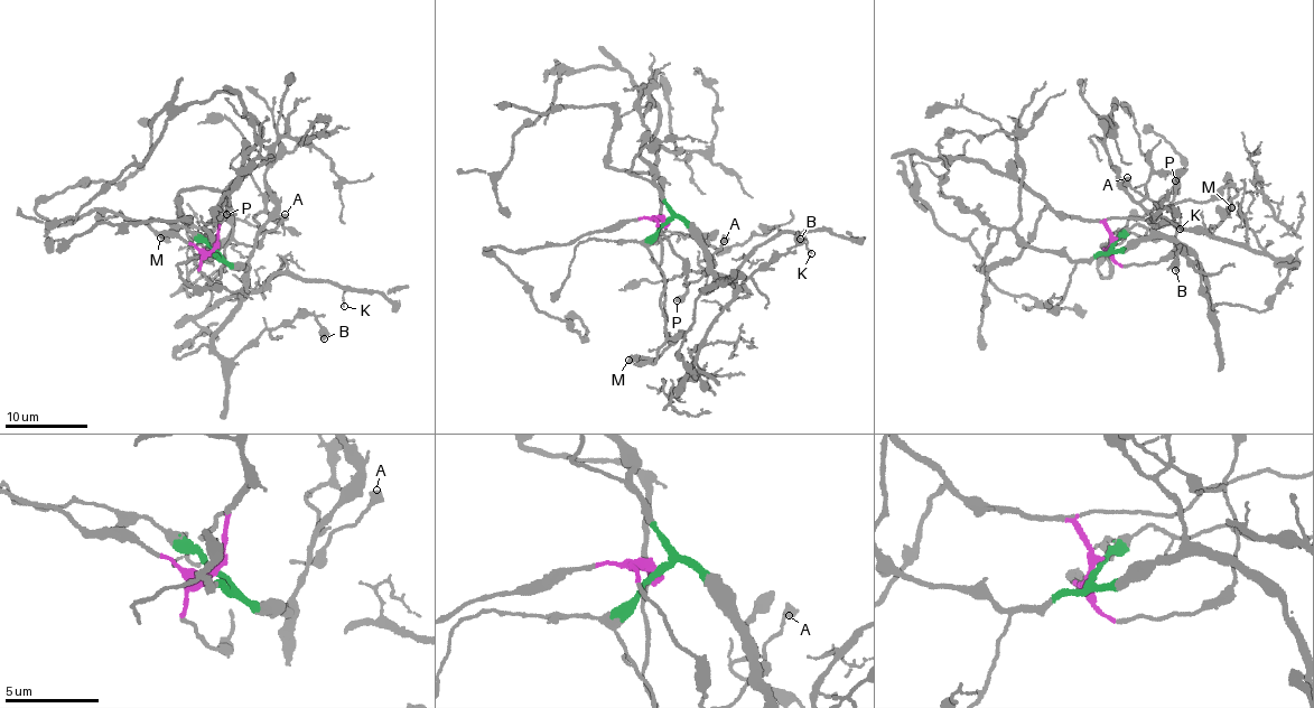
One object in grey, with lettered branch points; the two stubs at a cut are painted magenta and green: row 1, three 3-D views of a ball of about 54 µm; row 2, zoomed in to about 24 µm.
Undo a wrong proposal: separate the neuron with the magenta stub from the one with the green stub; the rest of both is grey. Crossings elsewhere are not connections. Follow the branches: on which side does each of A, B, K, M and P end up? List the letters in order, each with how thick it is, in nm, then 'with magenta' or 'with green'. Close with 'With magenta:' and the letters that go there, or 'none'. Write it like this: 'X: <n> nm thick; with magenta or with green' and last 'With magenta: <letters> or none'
A: 440 nm thick; with magenta
B: 400 nm thick; with green
K: 130 nm thick; with green
M: 400 nm thick; with magenta
P: 550 nm thick; with magenta
With magenta: A, M, P

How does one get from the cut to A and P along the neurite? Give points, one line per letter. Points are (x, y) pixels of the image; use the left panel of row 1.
A: (213, 250), (199, 266), (213, 283), (221, 278), (225, 250), (233, 240), (257, 245), (283, 214)
P: (213, 250), (199, 263), (198, 271), (213, 283), (221, 278), (233, 231), (227, 214)

